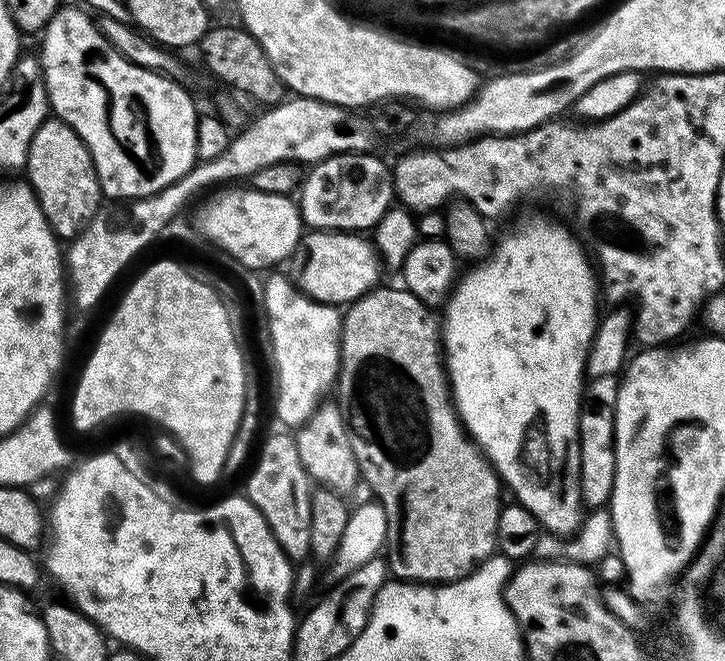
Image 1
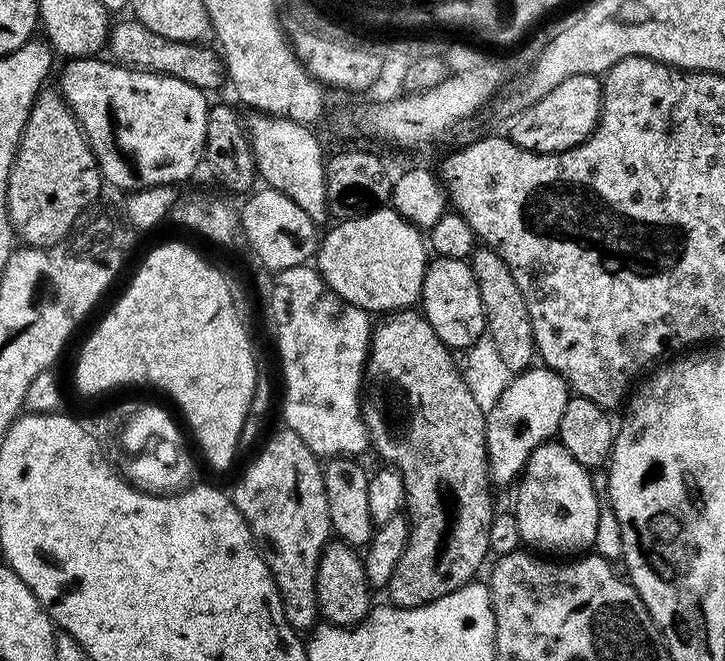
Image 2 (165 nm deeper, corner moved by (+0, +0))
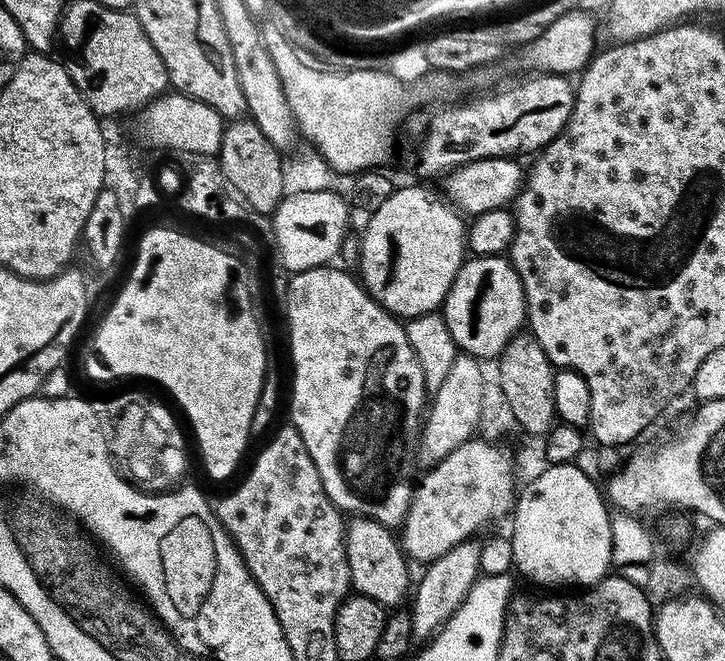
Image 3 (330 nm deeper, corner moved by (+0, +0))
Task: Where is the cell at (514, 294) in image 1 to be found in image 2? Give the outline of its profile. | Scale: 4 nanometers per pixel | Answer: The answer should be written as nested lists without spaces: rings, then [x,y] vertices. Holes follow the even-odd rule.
[[[559,442],[542,444],[530,454],[519,488],[514,511],[521,541],[529,549],[544,554],[580,554],[595,545],[600,506],[589,469],[574,462]]]

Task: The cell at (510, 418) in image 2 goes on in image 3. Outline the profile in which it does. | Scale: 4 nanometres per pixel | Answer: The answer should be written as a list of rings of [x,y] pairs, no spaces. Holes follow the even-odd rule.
[[[473,538],[454,546],[454,550],[446,550],[442,558],[432,561],[423,569],[424,573],[421,574],[417,584],[415,581],[414,595],[410,600],[410,611],[412,613],[412,634],[417,641],[431,640],[443,628],[445,622],[456,613],[458,606],[462,606],[474,582],[480,579],[482,575],[480,545],[481,541]]]

